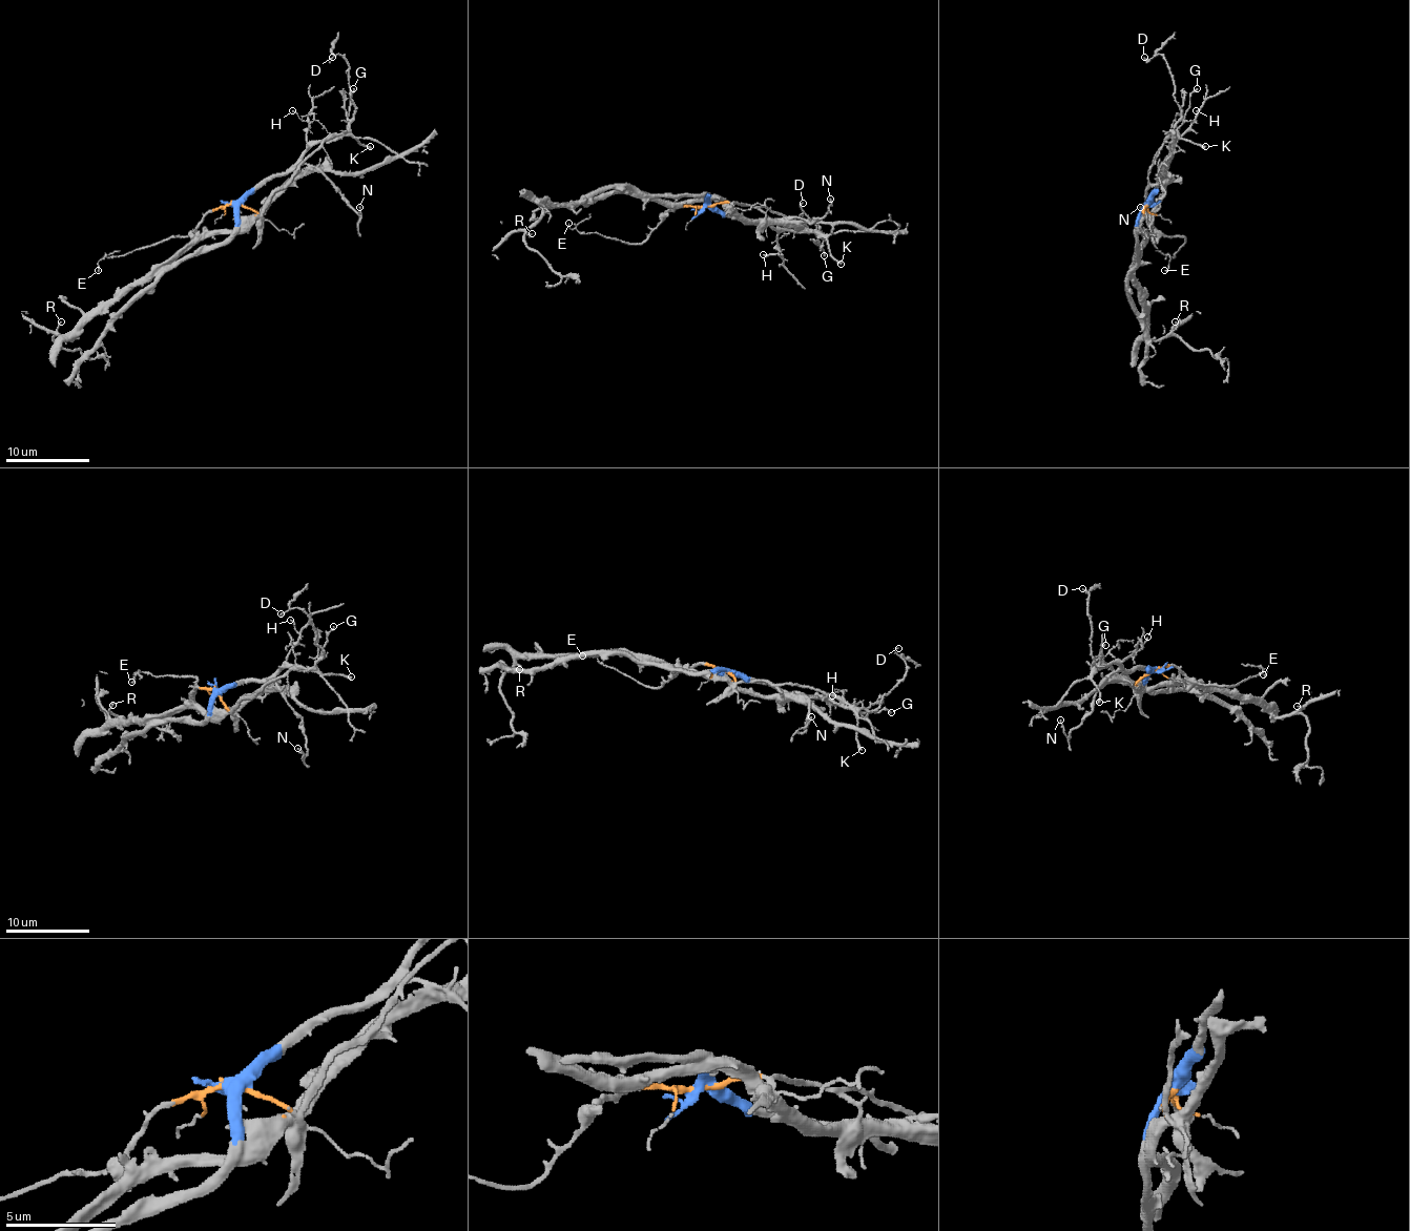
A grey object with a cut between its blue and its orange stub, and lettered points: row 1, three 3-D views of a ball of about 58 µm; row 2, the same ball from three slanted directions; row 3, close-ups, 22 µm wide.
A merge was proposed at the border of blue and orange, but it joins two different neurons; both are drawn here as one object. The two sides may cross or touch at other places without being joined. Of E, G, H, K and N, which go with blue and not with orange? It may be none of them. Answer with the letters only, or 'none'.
G, H, K, N

